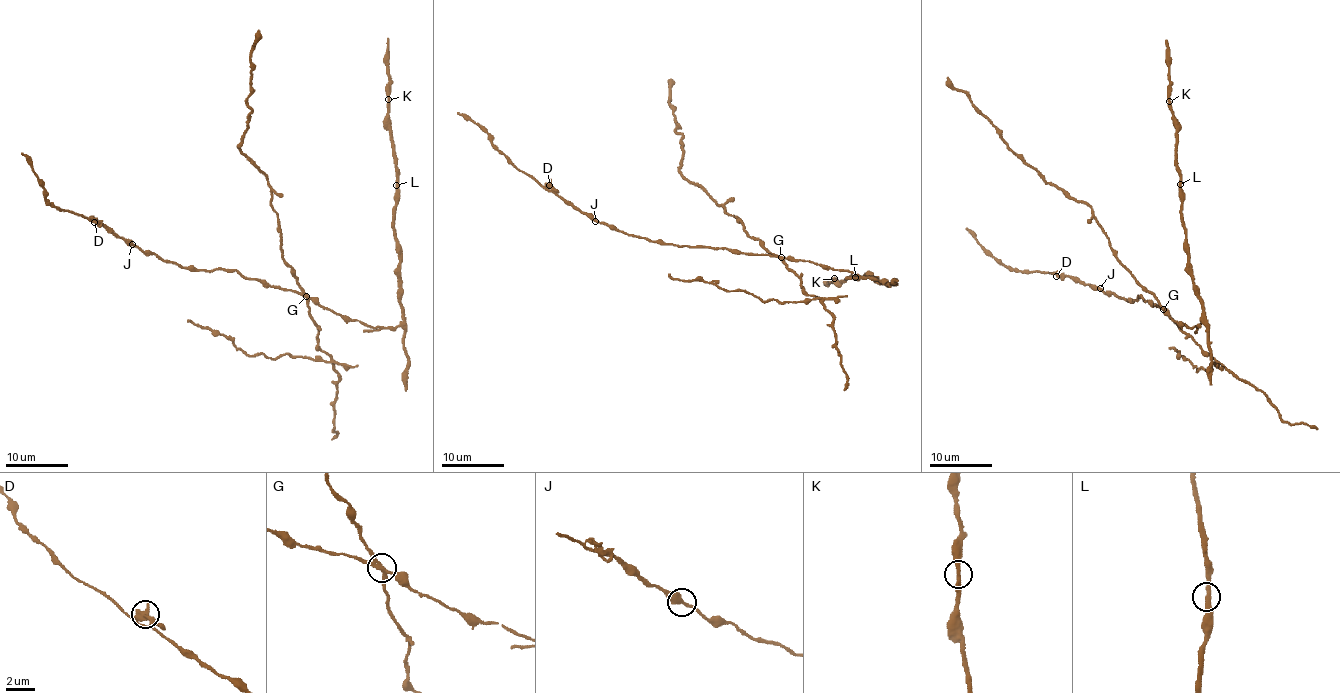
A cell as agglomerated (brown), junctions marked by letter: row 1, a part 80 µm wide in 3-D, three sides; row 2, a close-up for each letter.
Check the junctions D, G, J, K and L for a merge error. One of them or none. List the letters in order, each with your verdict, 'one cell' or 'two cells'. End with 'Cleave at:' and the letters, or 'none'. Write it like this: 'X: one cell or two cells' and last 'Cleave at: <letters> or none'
D: one cell
G: two cells
J: one cell
K: one cell
L: one cell
Cleave at: G

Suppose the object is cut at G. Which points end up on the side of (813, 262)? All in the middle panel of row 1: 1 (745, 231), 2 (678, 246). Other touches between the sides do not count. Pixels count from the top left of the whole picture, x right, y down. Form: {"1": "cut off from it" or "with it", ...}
{"1": "cut off from it", "2": "with it"}

